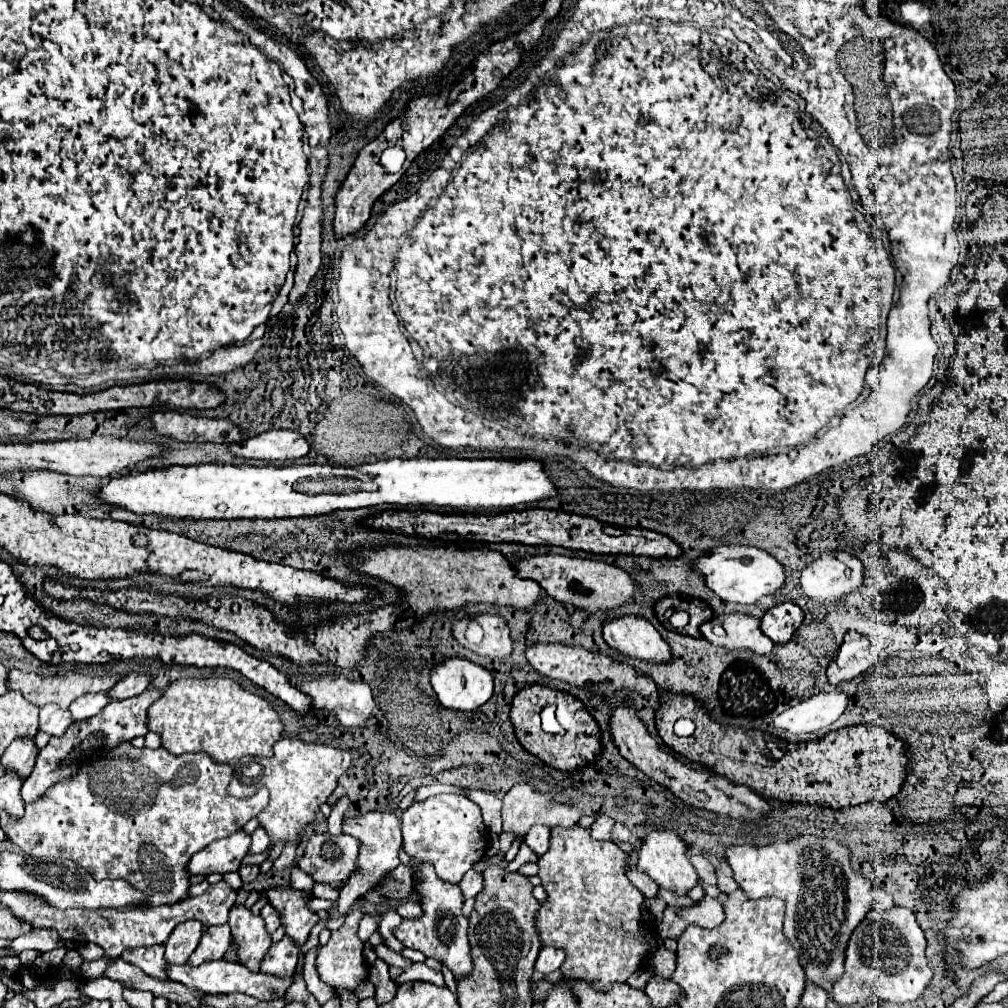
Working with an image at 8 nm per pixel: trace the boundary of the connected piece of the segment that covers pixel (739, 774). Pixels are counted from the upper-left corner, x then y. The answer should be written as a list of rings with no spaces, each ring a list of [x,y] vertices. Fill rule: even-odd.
[[[663,693],[661,709],[655,717],[663,743],[675,753],[683,755],[691,763],[701,763],[705,769],[729,779],[731,783],[753,789],[765,799],[843,809],[867,801],[887,801],[899,791],[905,779],[907,757],[903,743],[877,725],[845,727],[805,745],[779,745],[781,755],[775,757],[767,747],[765,733],[725,729],[711,721],[711,717],[705,713],[705,707],[701,707],[701,703],[689,695]],[[681,717],[687,717],[695,723],[693,735],[675,735],[673,725]]]

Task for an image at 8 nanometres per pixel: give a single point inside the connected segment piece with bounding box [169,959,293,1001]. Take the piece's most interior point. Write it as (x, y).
(214, 977)

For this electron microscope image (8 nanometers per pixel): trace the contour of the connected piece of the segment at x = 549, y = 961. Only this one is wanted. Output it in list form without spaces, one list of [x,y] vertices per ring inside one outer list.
[[[543,947],[539,951],[539,957],[535,961],[535,971],[547,975],[551,971],[557,971],[561,967],[561,961],[563,961],[563,953],[561,949],[555,949],[555,947]]]

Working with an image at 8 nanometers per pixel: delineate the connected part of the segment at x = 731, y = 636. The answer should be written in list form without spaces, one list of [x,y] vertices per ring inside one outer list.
[[[741,613],[723,615],[723,629],[727,631],[725,637],[717,637],[713,633],[713,623],[701,625],[701,633],[707,641],[711,641],[715,647],[725,649],[747,649],[757,655],[769,655],[773,649],[773,641],[761,633],[761,621],[755,617],[745,617]]]

